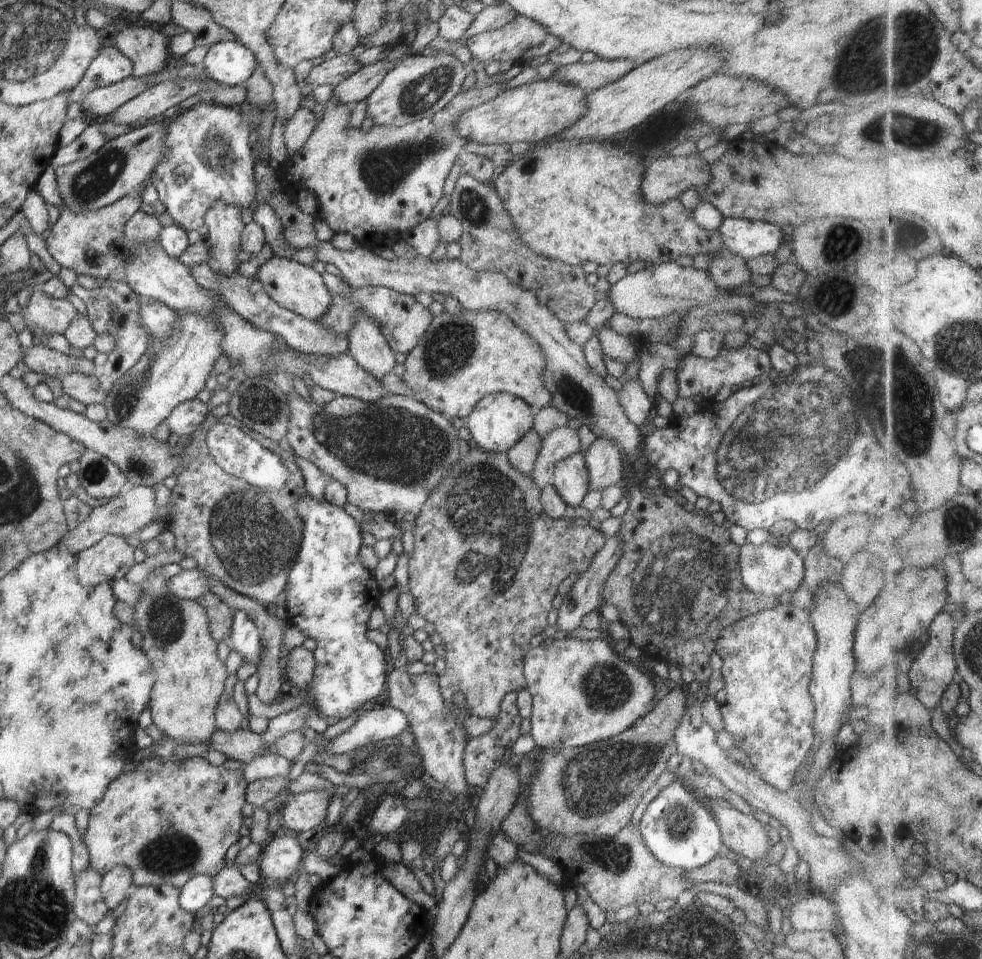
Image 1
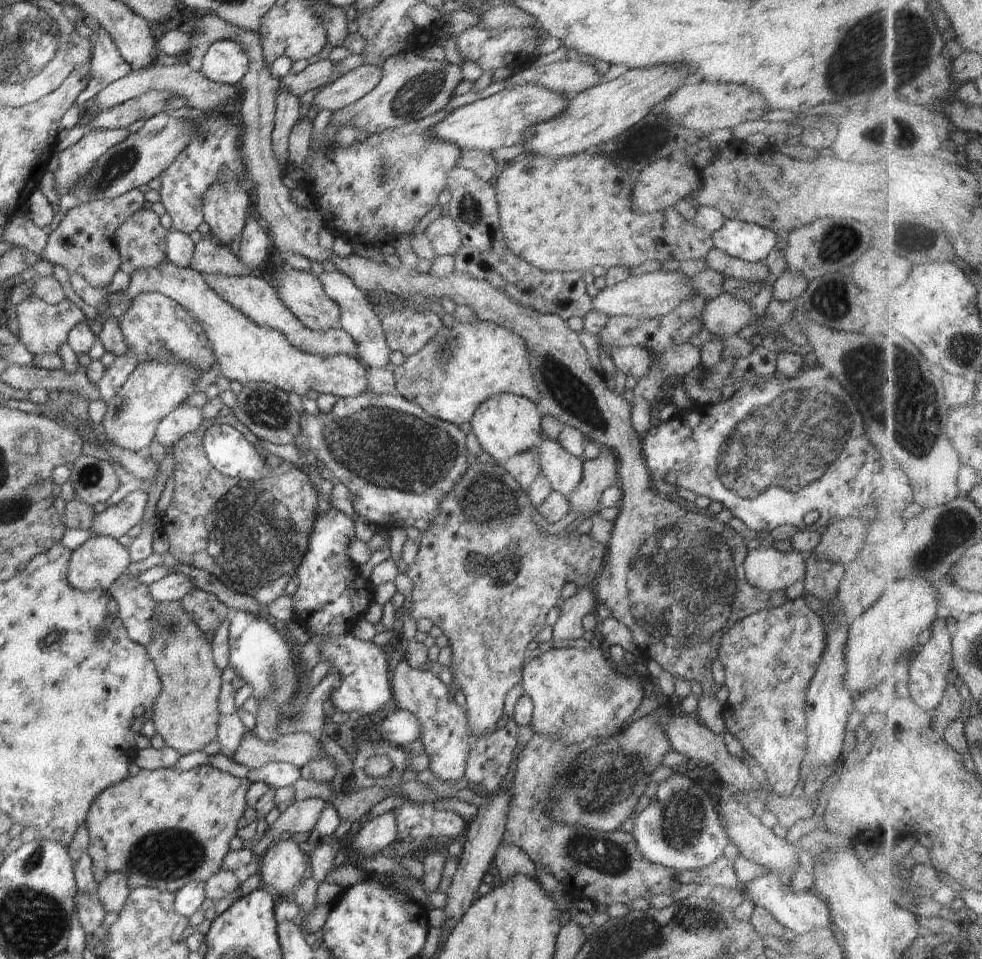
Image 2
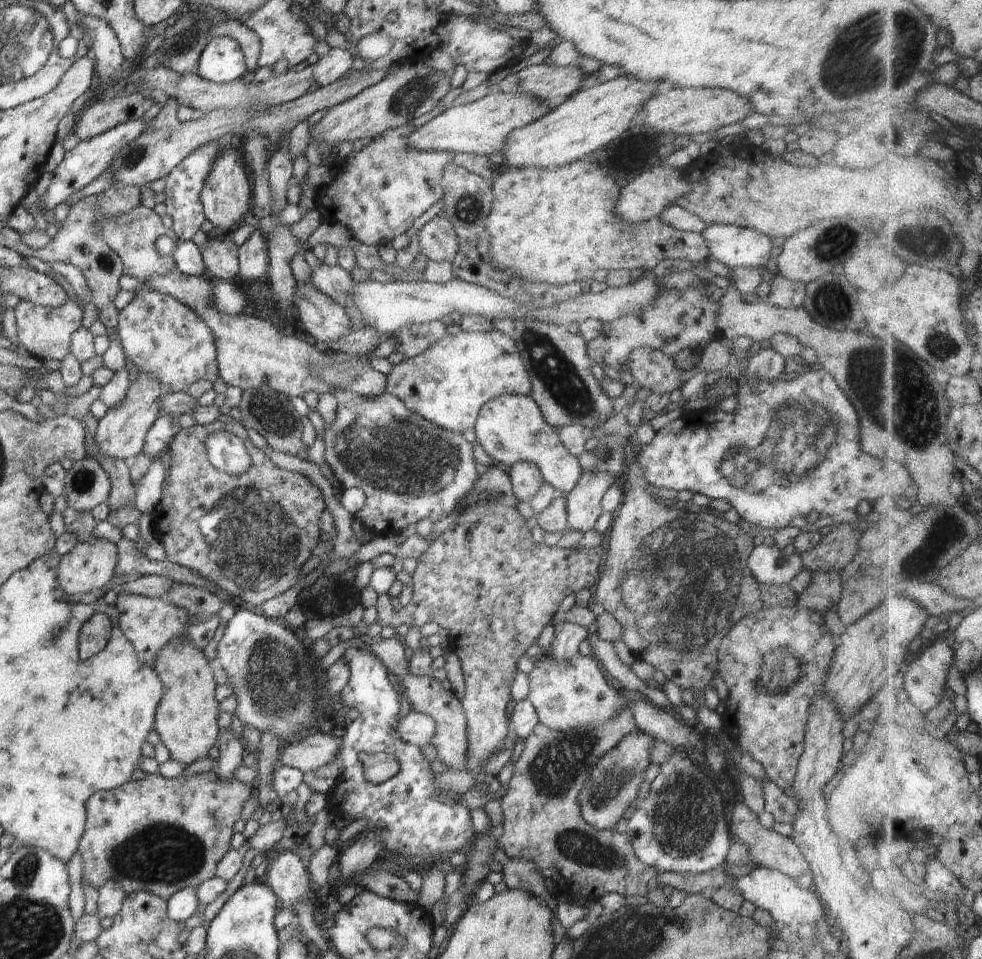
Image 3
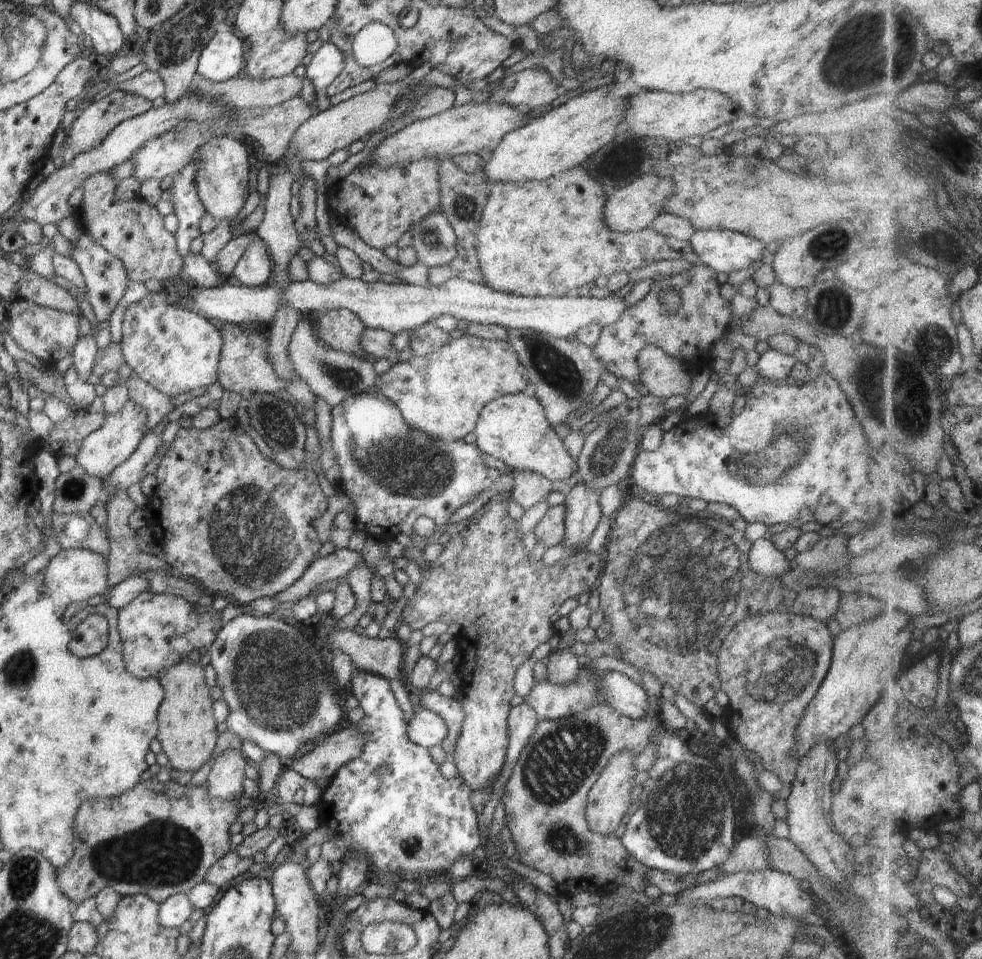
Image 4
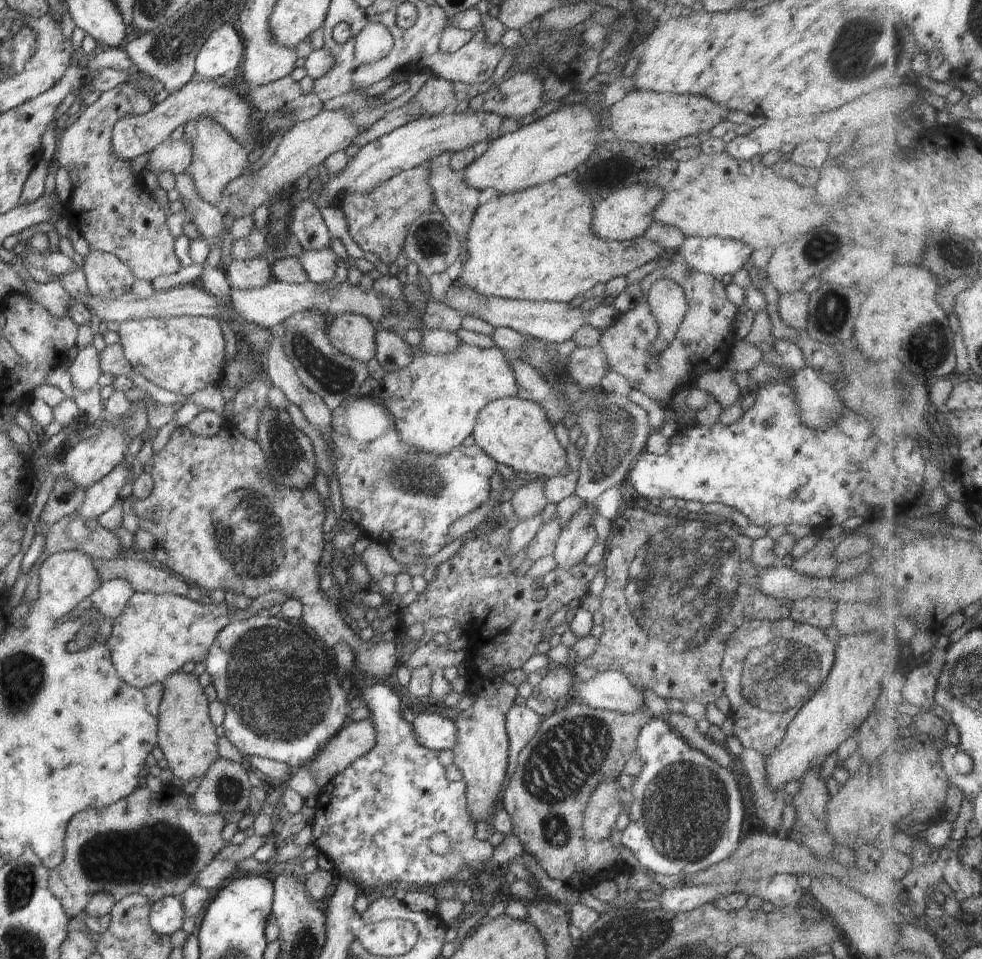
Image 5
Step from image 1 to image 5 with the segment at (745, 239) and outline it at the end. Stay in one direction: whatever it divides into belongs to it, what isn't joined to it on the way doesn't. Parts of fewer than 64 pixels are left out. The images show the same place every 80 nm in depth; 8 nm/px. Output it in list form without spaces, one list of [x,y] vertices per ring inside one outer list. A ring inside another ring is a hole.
[[[688,237],[678,250],[679,260],[691,269],[724,280],[738,269],[748,267],[754,251],[745,242],[720,237]]]

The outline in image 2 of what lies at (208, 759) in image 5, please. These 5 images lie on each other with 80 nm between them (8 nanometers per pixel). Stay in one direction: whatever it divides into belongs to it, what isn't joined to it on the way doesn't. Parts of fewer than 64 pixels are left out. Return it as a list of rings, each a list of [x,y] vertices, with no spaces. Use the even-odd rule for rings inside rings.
[[[178,601],[156,603],[151,628],[153,637],[145,649],[154,663],[162,685],[161,692],[155,698],[151,716],[156,732],[162,736],[166,745],[174,748],[181,756],[194,750],[202,751],[206,744],[217,738],[218,698],[223,683],[222,670],[214,663],[211,642],[206,639],[205,632],[198,626],[195,616],[184,610]]]

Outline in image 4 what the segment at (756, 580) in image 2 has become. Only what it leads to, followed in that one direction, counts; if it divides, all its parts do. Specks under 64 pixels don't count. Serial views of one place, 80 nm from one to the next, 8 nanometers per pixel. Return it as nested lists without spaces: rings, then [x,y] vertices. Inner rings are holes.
[[[763,538],[752,542],[749,565],[754,572],[768,578],[783,577],[792,568],[796,568],[794,560],[788,559],[771,540]]]

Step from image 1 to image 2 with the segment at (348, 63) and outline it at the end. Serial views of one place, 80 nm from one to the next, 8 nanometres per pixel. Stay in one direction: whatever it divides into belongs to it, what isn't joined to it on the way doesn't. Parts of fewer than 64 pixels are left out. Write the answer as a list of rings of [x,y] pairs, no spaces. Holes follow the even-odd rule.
[[[330,59],[322,63],[308,65],[303,71],[297,74],[288,73],[282,80],[278,89],[290,89],[300,98],[308,90],[316,90],[321,86],[328,86],[343,74],[339,71],[339,64]]]

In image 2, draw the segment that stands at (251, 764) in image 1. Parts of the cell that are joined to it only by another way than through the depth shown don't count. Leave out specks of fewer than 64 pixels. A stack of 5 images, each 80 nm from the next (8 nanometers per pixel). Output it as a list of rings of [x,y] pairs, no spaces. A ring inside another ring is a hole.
[[[272,761],[261,767],[249,769],[247,779],[253,782],[265,782],[272,788],[292,786],[300,778],[300,769],[290,763]]]

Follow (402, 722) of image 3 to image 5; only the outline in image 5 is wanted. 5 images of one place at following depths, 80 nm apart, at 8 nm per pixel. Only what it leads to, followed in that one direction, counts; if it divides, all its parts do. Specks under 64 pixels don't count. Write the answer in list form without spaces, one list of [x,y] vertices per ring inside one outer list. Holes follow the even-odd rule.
[[[433,709],[416,713],[412,726],[415,738],[422,746],[439,751],[452,750],[455,745],[457,732],[454,722]]]

